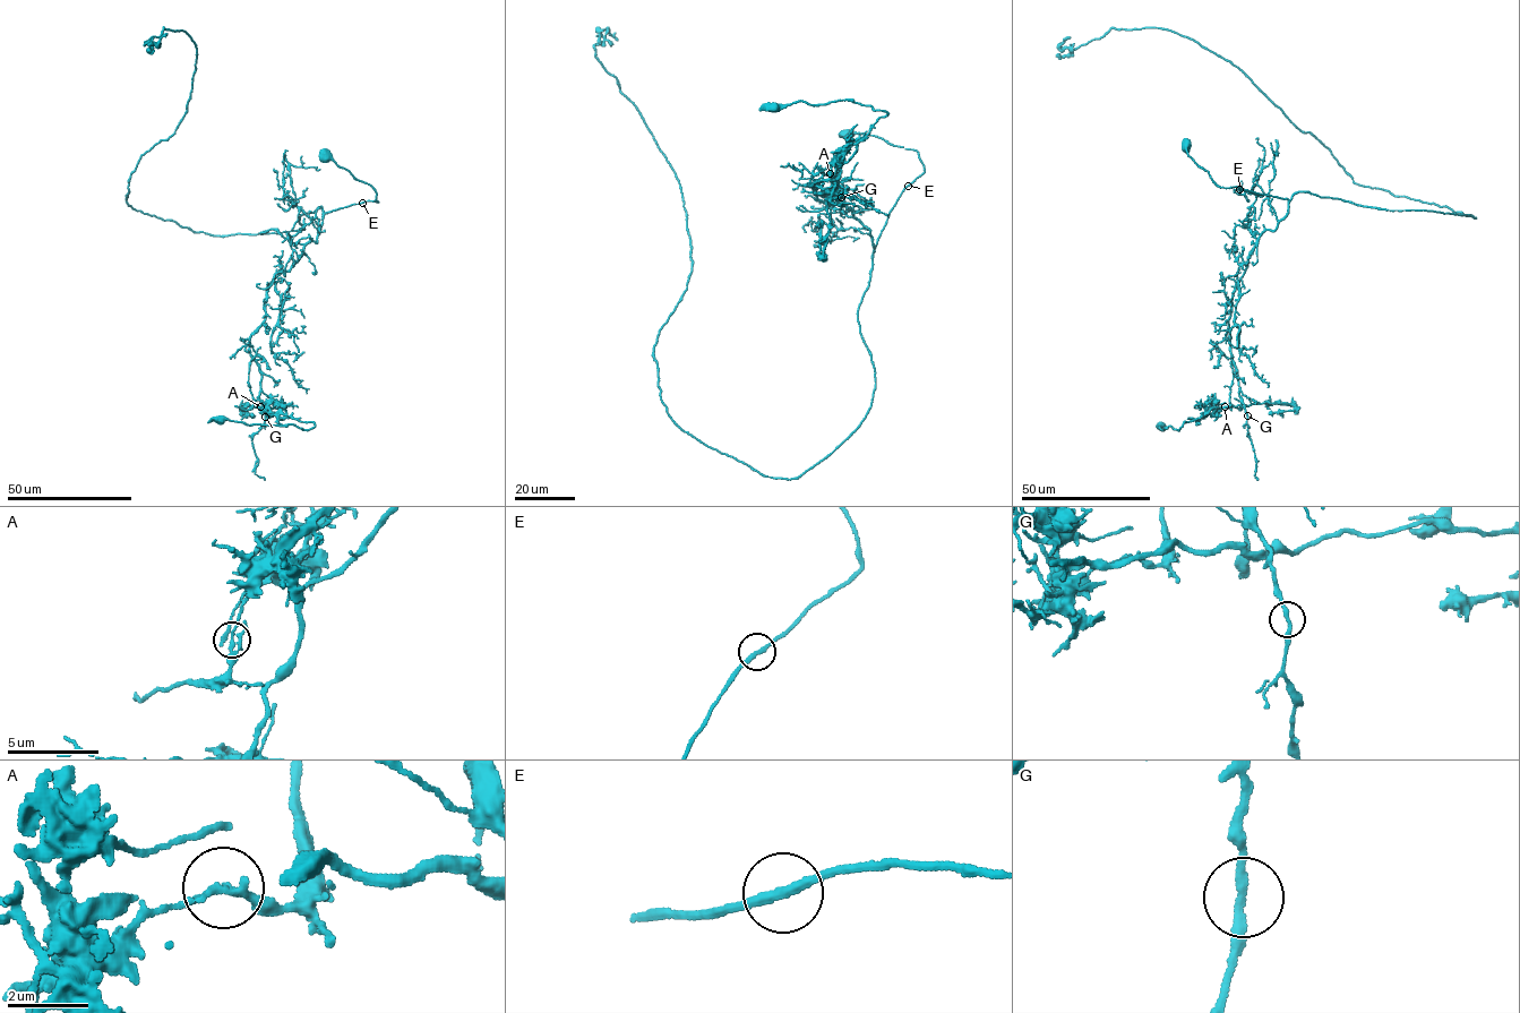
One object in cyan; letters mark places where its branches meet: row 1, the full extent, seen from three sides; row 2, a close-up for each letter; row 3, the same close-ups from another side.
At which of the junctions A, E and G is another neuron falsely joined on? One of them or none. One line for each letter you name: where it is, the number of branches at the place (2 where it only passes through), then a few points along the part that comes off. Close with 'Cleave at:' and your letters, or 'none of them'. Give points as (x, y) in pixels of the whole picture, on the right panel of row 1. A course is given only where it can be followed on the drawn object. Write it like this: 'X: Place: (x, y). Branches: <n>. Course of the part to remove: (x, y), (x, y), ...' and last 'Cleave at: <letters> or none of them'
A: Place: (1225, 406). Branches: 2. Course of the part to remove: (1225, 406), (1213, 414), (1207, 412), (1185, 421), (1178, 430), (1170, 426), (1161, 429), (1161, 426), (1161, 430)
Cleave at: A

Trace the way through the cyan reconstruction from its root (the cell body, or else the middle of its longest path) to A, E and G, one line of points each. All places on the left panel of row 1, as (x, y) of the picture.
A: (326, 154), (378, 203), (326, 213), (317, 241), (269, 284), (266, 319), (250, 338), (248, 384), (260, 406)
E: (326, 154), (355, 179), (372, 187), (378, 203), (362, 203)
G: (326, 154), (369, 183), (378, 203), (326, 213), (317, 241), (269, 284), (266, 319), (250, 341), (265, 417)

